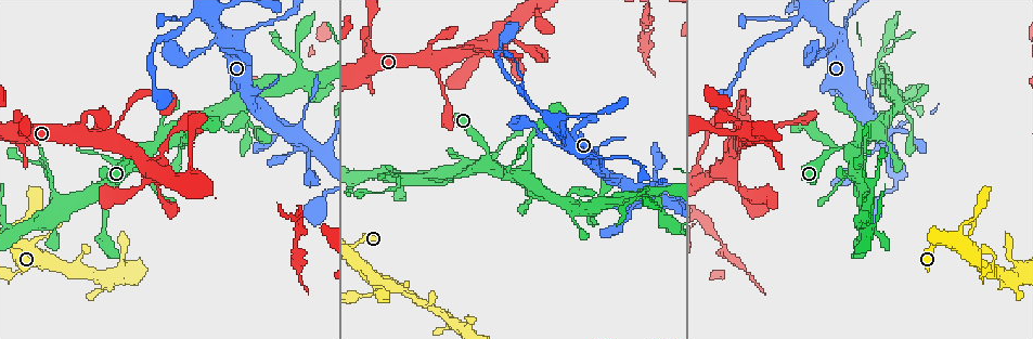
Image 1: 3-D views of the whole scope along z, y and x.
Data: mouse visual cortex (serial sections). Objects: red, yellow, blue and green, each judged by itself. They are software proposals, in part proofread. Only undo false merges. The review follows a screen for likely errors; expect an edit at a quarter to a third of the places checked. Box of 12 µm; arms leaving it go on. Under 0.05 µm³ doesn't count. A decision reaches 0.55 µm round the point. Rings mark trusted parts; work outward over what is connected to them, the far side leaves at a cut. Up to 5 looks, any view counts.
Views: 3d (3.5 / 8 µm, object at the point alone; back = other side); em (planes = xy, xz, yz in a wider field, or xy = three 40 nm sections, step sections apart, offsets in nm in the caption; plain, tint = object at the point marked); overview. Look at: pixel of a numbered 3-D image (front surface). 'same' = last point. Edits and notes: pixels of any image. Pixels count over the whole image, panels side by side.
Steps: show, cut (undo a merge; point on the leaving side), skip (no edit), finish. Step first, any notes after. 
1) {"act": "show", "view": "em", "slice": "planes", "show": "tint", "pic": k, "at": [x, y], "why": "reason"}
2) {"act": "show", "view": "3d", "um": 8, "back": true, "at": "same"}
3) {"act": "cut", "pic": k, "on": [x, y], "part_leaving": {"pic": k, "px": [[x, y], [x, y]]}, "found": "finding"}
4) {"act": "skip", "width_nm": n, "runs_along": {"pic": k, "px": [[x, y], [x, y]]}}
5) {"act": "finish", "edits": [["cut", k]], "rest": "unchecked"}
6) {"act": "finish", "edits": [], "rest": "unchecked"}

{"act": "show", "view": "3d", "um": 3.5, "back": true, "pic": 1, "at": [224, 39], "why": "four or more arms meet"}

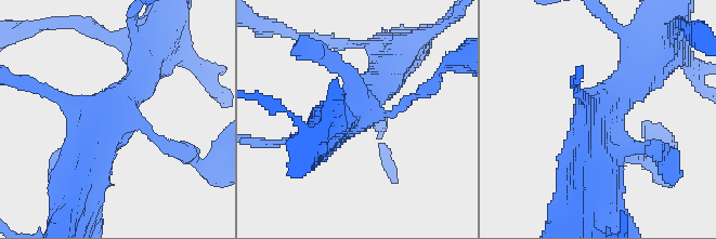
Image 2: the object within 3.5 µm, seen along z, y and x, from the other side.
{"act": "show", "view": "em", "slice": "xy", "step": 1, "show": "plain", "pic": 2, "at": [115, 115]}

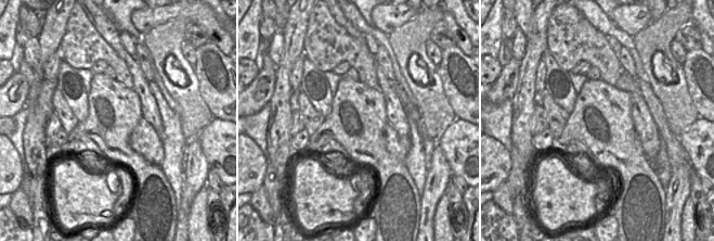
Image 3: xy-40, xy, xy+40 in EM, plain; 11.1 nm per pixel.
{"act": "show", "view": "em", "slice": "xy", "step": 1, "show": "tint", "at": "same"}

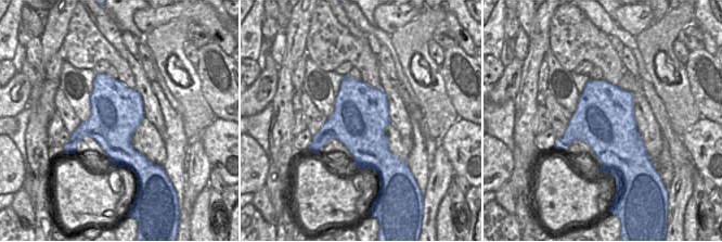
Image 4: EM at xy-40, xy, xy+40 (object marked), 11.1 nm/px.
{"act": "skip", "width_nm": 600, "runs_along": {"pic": 2, "px": [[86, 174], [99, 131], [145, 68]]}, "found": "one cell here"}

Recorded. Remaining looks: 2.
{"act": "show", "view": "3d", "um": 8, "pic": 1, "at": [51, 188]}

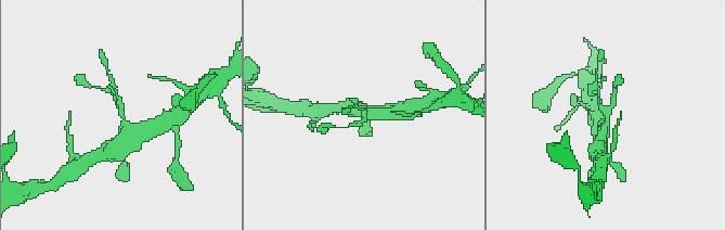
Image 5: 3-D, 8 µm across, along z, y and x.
{"act": "show", "view": "em", "slice": "xy", "step": 2, "show": "tint", "pic": 5, "at": [606, 114], "why": "shape alone is not enough"}

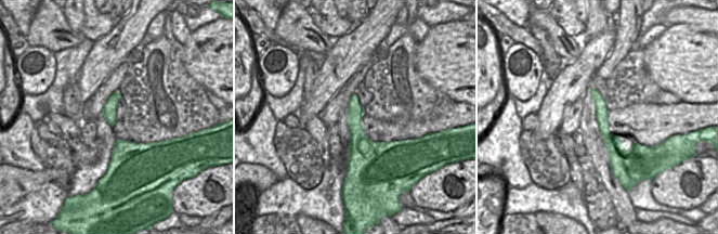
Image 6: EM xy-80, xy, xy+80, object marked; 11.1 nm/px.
{"act": "skip", "found": "continuous, no second cell"}

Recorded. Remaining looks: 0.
{"act": "finish", "edits": [], "rest": "unchecked"}

